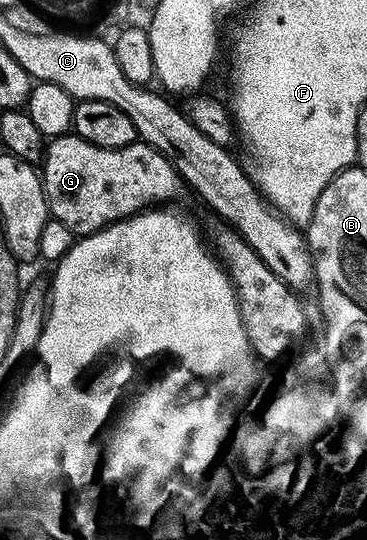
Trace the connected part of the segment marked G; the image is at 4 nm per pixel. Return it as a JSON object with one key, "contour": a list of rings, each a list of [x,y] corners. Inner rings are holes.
{"contour":[[[75,134],[53,136],[47,141],[42,179],[49,217],[70,226],[76,238],[101,232],[108,224],[153,206],[167,205],[186,188],[176,167],[149,144],[103,148]]]}

